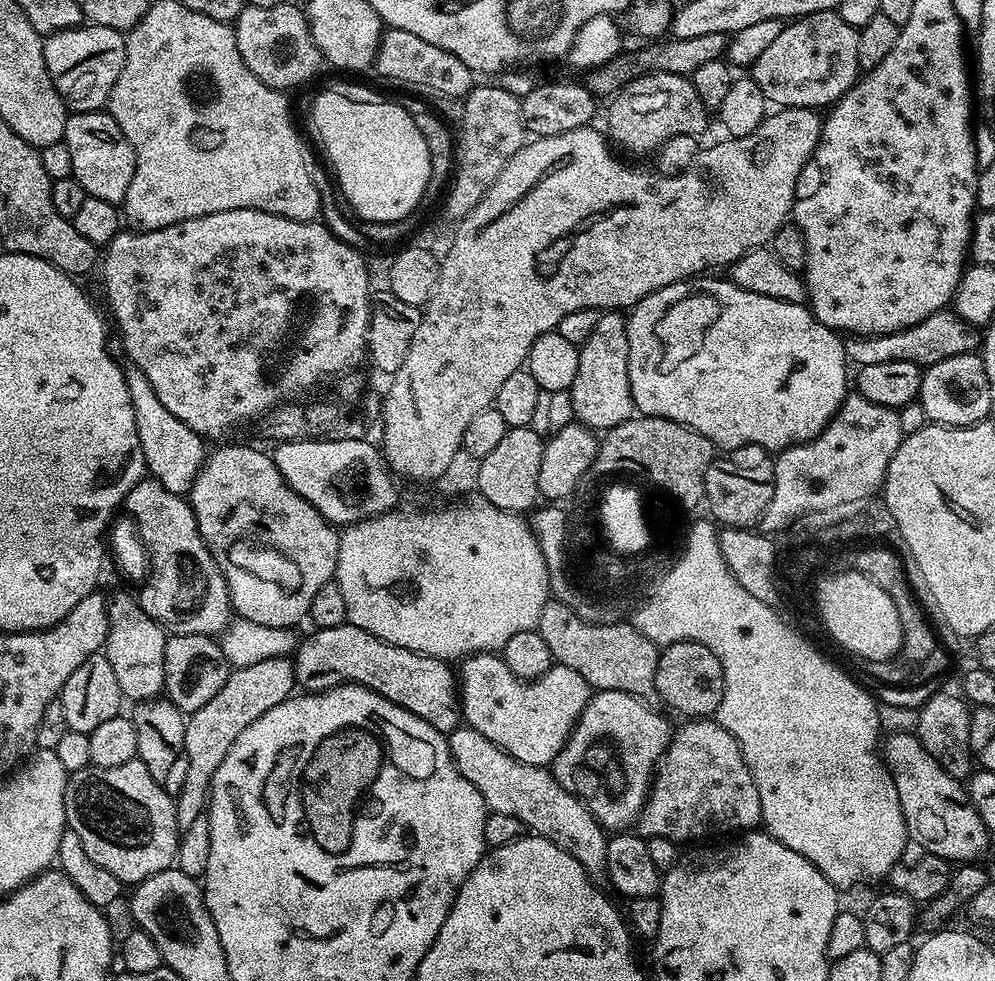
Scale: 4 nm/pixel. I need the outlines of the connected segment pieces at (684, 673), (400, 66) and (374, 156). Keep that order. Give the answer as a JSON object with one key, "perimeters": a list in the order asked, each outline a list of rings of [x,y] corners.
{"perimeters":[[[[693,640],[667,645],[658,658],[656,694],[684,718],[708,718],[718,710],[724,697],[722,666],[706,646]]],[[[388,28],[381,35],[380,45],[376,51],[374,72],[384,80],[393,80],[396,84],[405,84],[408,90],[421,88],[432,96],[449,96],[450,99],[459,101],[468,95],[474,87],[474,74],[450,50],[442,50],[442,46],[433,46],[418,38],[418,34],[410,34],[410,30]]],[[[320,92],[312,100],[312,124],[316,127],[316,136],[320,139],[320,144],[324,147],[324,152],[328,155],[327,163],[332,163],[331,171],[334,173],[335,183],[338,185],[338,192],[341,197],[360,215],[361,221],[370,222],[398,222],[402,218],[413,215],[417,211],[416,207],[421,207],[424,199],[424,191],[428,188],[432,167],[430,166],[430,150],[428,149],[428,140],[422,138],[422,133],[418,131],[418,126],[414,126],[412,113],[404,109],[403,103],[396,102],[391,104],[388,100],[351,100],[348,96],[343,96],[340,92]]]]}

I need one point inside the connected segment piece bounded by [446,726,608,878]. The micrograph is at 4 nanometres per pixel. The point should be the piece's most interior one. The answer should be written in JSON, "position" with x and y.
{"position":[508,786]}

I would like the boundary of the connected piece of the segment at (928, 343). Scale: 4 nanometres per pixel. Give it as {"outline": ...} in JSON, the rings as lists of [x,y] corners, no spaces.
{"outline":[[[952,310],[935,312],[930,314],[930,318],[914,326],[891,332],[885,336],[849,335],[844,340],[844,352],[857,369],[862,366],[875,366],[877,362],[898,362],[899,360],[927,366],[942,362],[942,358],[950,358],[954,354],[976,352],[977,348],[977,329]]]}

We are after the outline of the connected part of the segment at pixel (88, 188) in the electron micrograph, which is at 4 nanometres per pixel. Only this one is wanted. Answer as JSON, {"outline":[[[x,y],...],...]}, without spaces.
{"outline":[[[106,110],[72,112],[64,127],[62,143],[70,150],[71,176],[82,186],[84,195],[123,205],[126,190],[130,190],[130,178],[134,178],[136,155],[134,146],[130,146],[126,134],[122,134],[112,115]]]}

